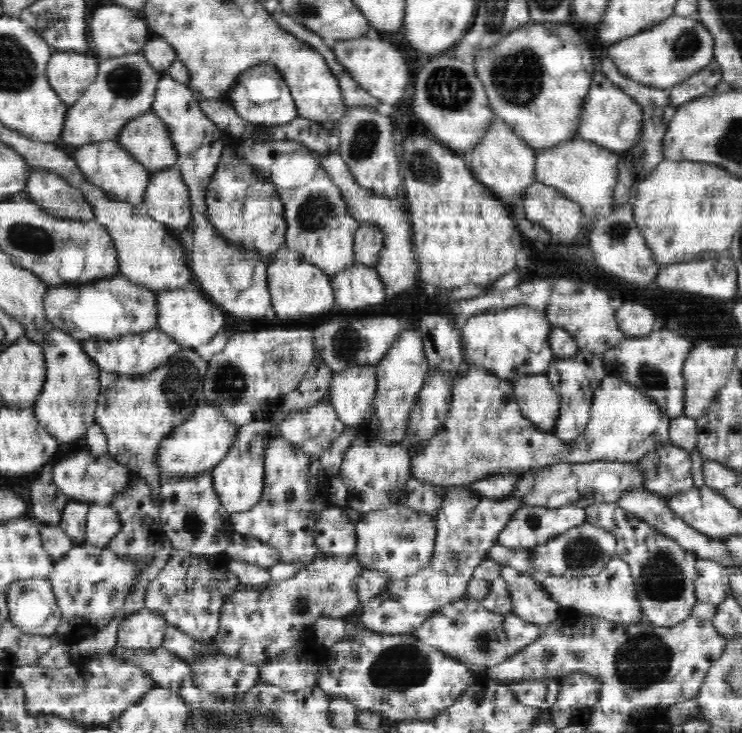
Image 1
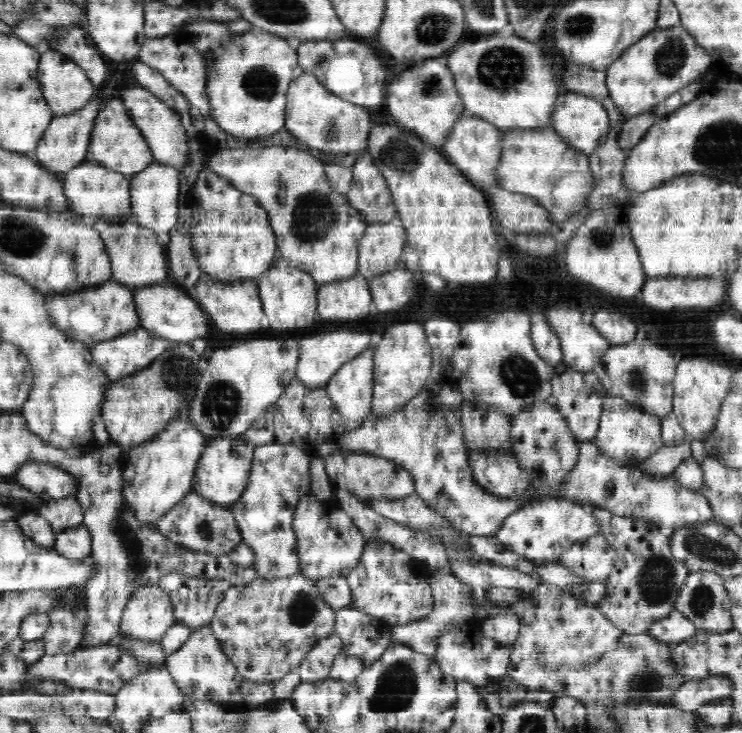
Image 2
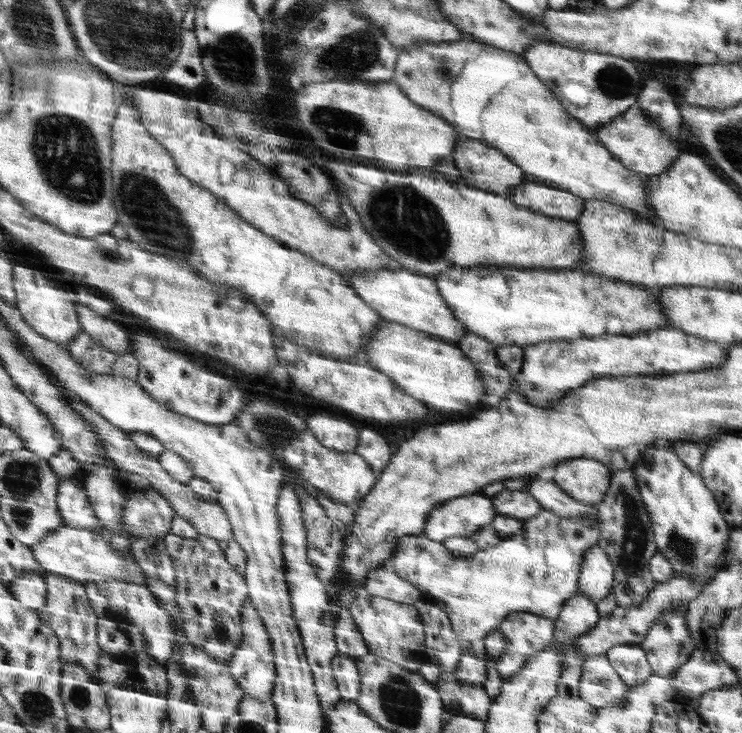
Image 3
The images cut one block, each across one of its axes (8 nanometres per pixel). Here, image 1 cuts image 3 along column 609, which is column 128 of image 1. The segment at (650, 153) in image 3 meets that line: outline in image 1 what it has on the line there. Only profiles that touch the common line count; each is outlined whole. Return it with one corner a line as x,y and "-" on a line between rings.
148,111
130,120
116,140
152,172
174,168
179,162
179,152
171,132
155,112

